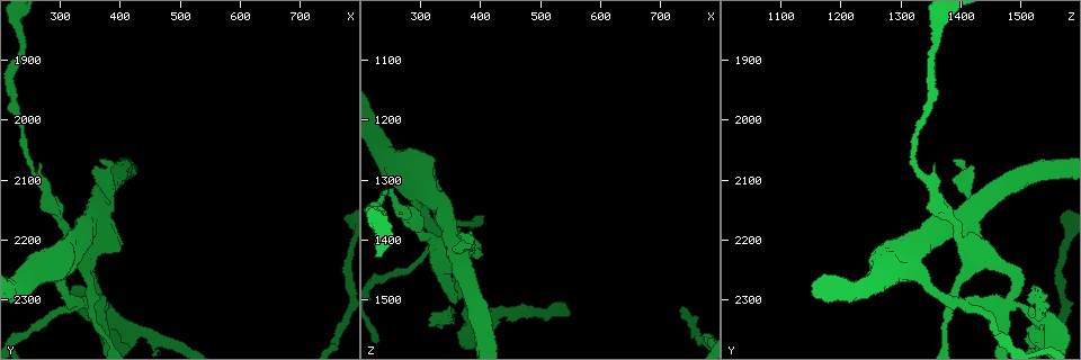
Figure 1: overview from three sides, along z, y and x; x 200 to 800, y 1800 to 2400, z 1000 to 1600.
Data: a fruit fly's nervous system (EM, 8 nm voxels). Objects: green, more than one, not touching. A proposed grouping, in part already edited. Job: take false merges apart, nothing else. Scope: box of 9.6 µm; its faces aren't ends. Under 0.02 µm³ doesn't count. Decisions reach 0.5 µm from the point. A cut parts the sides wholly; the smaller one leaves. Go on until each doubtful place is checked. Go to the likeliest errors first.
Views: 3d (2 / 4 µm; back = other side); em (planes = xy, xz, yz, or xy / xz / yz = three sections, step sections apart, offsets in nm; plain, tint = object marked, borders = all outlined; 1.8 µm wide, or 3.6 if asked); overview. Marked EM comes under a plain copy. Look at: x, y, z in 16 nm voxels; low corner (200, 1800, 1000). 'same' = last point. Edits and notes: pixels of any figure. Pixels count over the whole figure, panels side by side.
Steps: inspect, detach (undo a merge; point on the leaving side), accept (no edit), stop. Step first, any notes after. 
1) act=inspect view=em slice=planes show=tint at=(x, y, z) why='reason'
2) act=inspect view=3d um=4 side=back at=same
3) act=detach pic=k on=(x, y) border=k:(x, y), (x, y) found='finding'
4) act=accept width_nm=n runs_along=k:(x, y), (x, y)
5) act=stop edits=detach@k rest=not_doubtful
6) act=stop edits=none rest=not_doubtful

act=inspect view=em um=3.6 slice=xy step=8 show=tint at=(370, 2305, 1475)

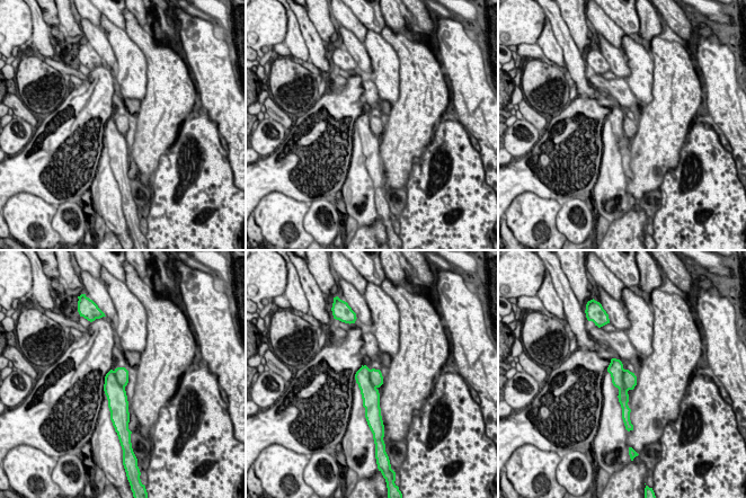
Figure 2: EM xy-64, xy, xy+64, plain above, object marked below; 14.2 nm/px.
act=inspect view=em um=3.6 slice=planes show=tint at=same

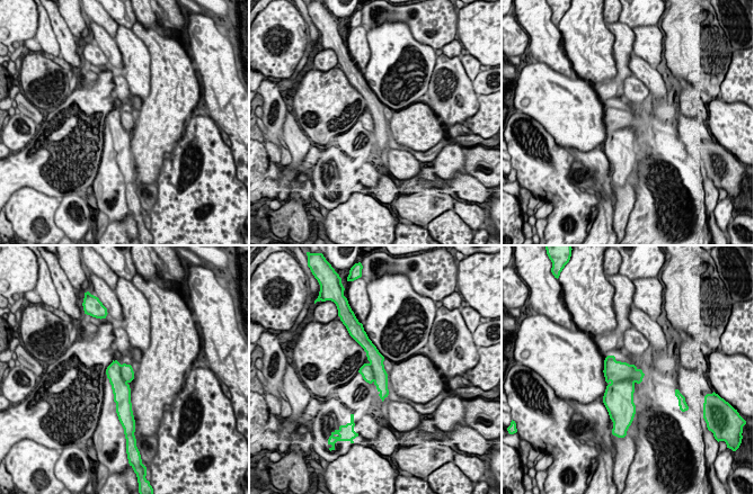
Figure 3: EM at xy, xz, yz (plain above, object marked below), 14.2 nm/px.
act=accept width_nm=320 runs_along=3:(365, 341), (374, 357), (383, 395) found='all the same neuron'

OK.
act=inspect view=3d um=4 at=(355, 2195, 1410) why='narrows sharply'

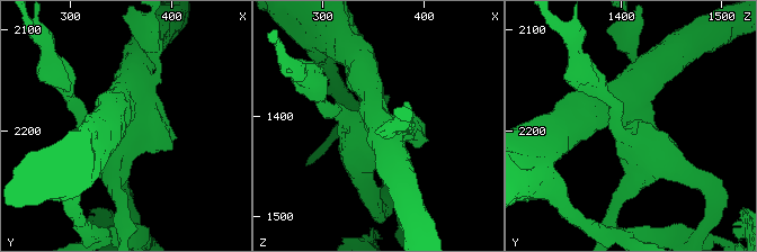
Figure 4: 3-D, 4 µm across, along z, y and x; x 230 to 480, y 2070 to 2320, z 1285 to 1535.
act=inspect view=em um=3.6 slice=planes show=tint at=(356, 2194, 1408) why='shape alone is not enough'

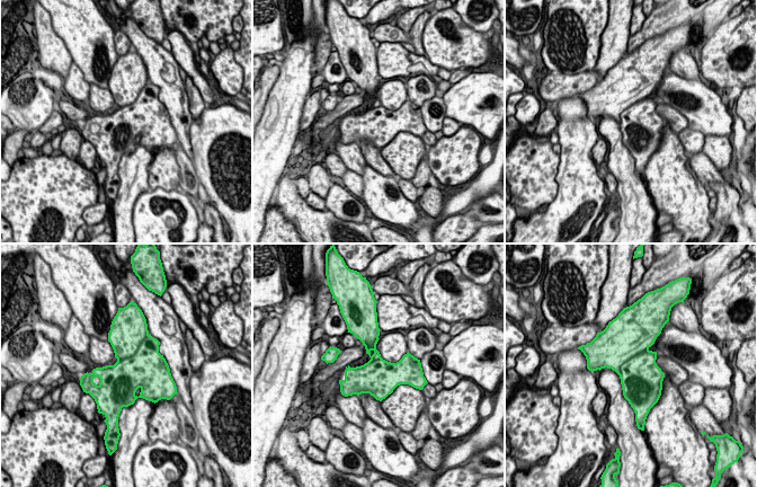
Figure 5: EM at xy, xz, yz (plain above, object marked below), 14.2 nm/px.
act=accept found='one neuron here'

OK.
act=inspect view=em um=3.6 slice=xy step=16 show=tint at=(395, 2335, 1530)

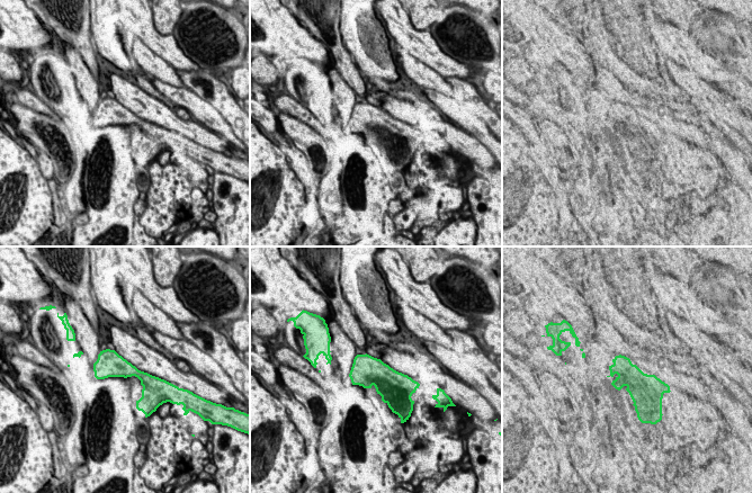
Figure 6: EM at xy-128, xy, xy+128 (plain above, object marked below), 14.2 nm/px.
act=accept found='all the same neuron'

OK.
act=inspect view=em um=3.6 slice=planes show=tint at=(375, 2135, 1415) why='three-way junction'

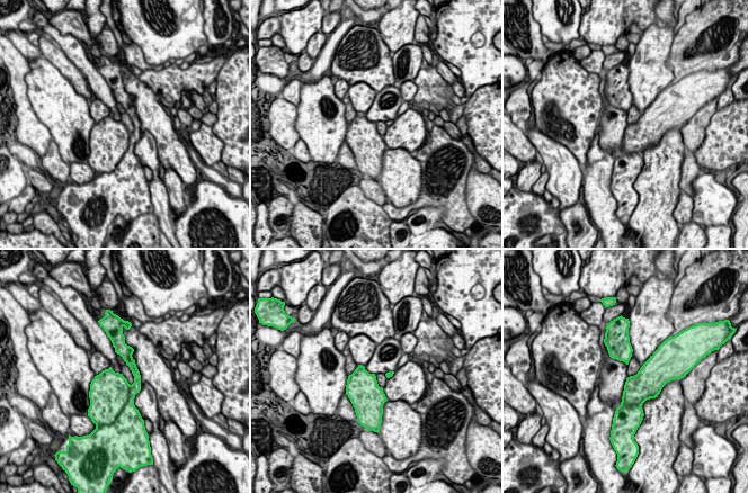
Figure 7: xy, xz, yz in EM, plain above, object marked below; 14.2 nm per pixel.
act=accept found='one neuron here'

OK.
act=stop edits=none rest=not_doubtful

